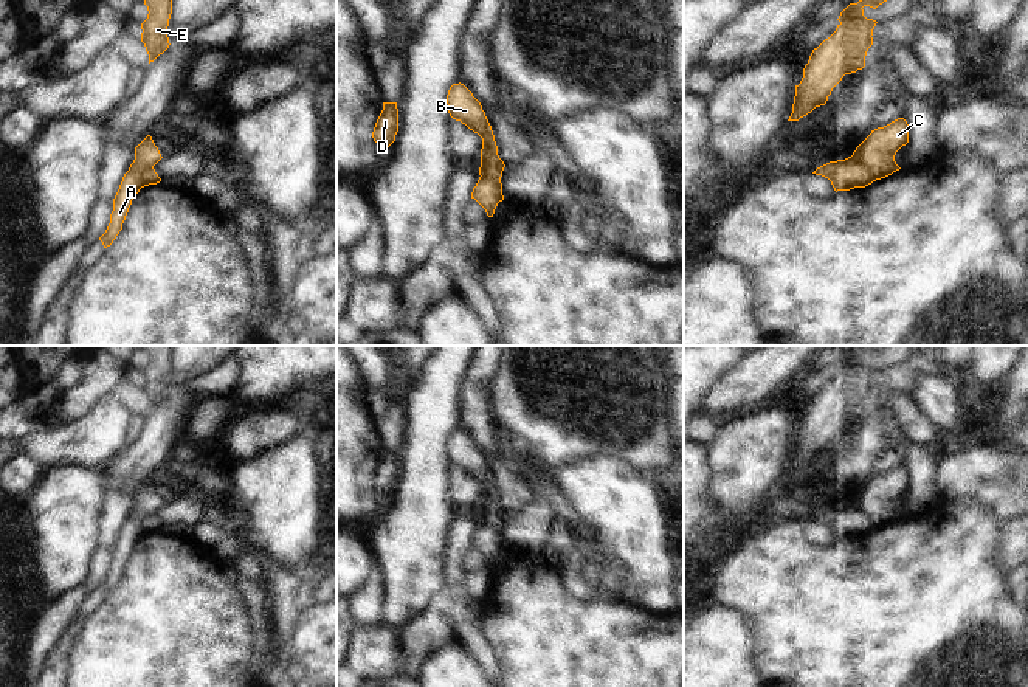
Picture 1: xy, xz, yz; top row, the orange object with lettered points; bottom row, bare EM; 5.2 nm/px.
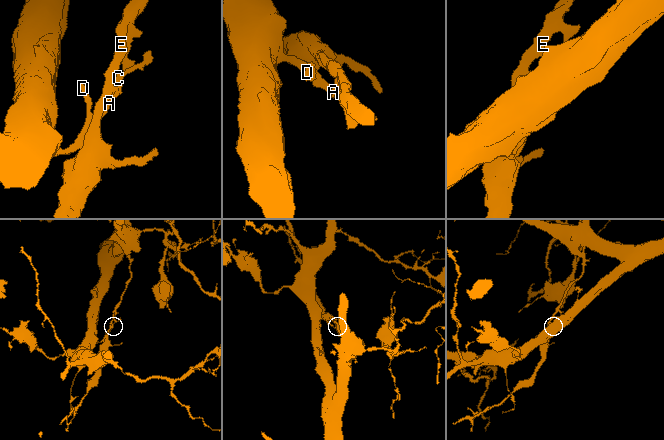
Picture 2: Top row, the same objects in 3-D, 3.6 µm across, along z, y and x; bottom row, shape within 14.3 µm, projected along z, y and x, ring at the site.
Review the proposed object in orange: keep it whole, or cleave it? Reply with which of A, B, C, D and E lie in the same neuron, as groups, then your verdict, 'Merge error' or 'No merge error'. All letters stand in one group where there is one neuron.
Groups: A C D / B E. Merge error.

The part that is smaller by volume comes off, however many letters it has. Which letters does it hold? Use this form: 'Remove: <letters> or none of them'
Remove: B, E

